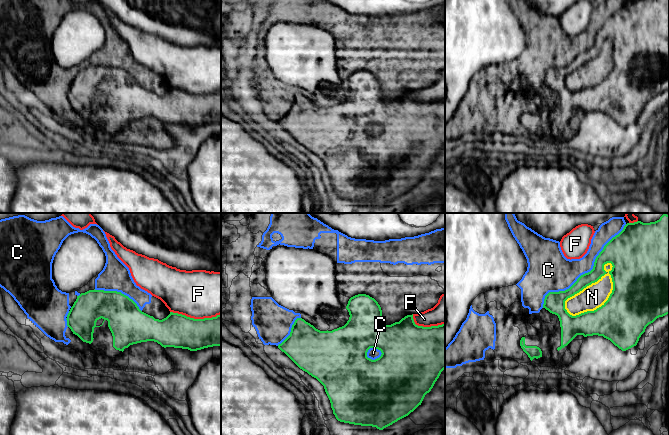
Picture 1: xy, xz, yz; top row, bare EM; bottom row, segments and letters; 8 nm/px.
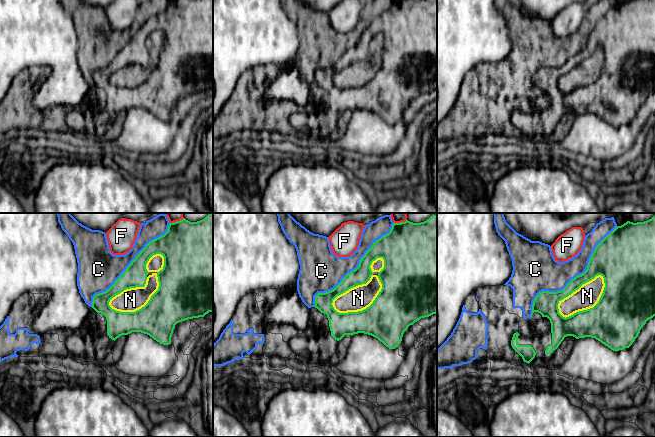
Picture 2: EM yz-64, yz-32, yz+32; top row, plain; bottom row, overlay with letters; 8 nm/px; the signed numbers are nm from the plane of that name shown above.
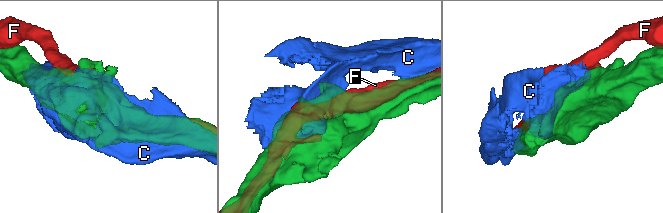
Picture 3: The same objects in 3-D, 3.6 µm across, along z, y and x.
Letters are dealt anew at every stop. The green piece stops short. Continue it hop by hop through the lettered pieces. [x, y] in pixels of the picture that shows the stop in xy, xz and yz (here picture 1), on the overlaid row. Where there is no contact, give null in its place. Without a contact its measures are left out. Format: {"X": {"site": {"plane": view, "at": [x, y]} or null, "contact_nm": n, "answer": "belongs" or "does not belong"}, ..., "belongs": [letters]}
{"C": {"site": {"plane": "yz", "at": [585, 273]}, "contact_nm": 950, "answer": "does not belong"}, "F": {"site": {"plane": "xy", "at": [195, 319]}, "contact_nm": 400, "answer": "does not belong"}, "N": {"site": {"plane": "yz", "at": [585, 287]}, "contact_nm": 550, "answer": "does not belong"}, "belongs": []}

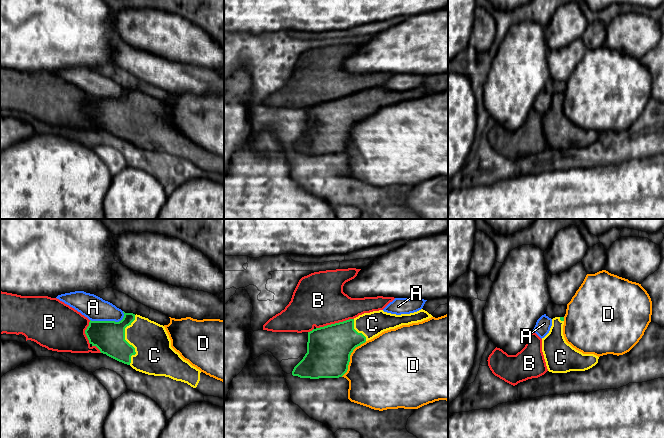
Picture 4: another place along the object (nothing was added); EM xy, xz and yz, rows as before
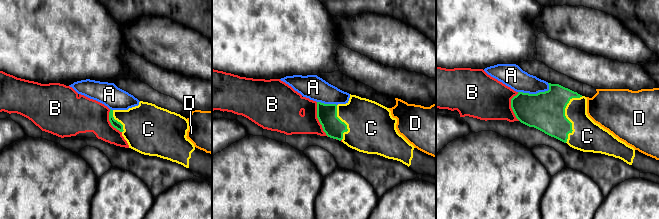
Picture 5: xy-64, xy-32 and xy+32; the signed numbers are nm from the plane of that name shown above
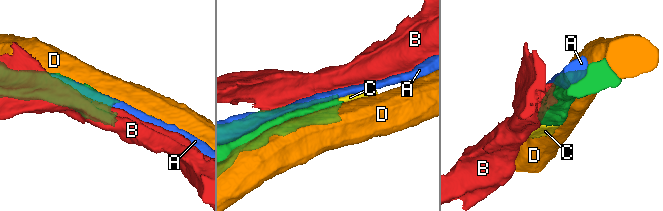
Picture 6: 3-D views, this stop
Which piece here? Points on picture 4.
{"A": {"site": {"plane": "xy", "at": [108, 321]}, "contact_nm": 280, "answer": "does not belong"}, "B": {"site": {"plane": "xz", "at": [335, 323]}, "contact_nm": 320, "answer": "does not belong"}, "C": {"site": {"plane": "xy", "at": [125, 340]}, "contact_nm": 400, "answer": "belongs"}, "D": {"site": {"plane": "xz", "at": [349, 357]}, "contact_nm": 360, "answer": "does not belong"}, "belongs": ["C"]}

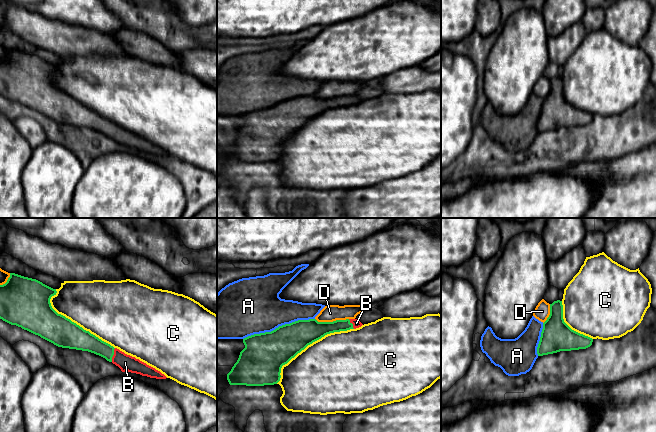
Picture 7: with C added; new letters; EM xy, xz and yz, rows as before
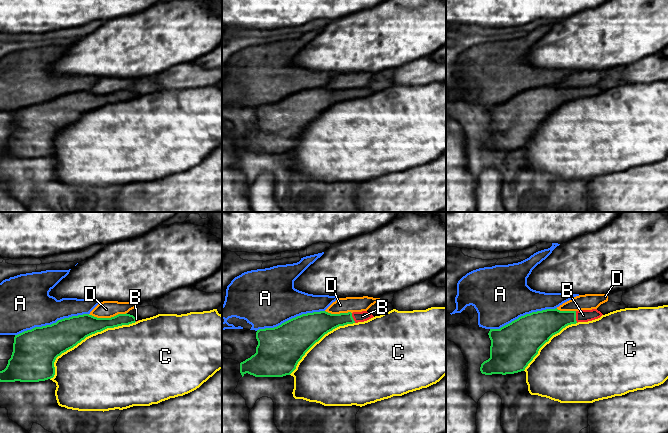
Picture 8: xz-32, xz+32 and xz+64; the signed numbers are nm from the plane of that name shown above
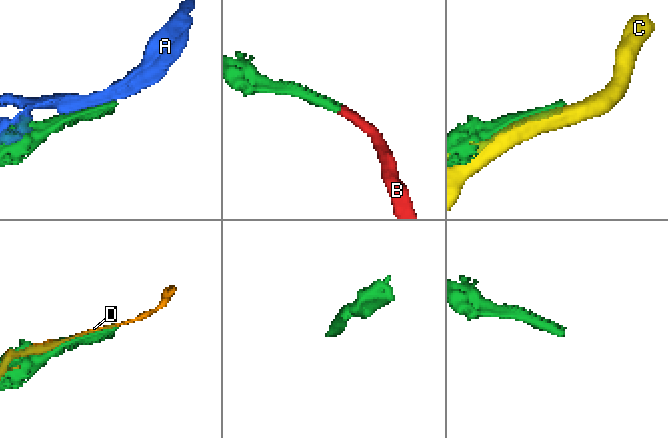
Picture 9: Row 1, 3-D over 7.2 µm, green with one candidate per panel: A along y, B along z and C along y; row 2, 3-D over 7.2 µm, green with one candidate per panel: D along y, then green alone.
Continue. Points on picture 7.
{"A": {"site": {"plane": "xz", "at": [279, 326]}, "contact_nm": 600, "answer": "does not belong"}, "B": {"site": {"plane": "xy", "at": [113, 354]}, "contact_nm": 120, "answer": "belongs"}, "C": {"site": {"plane": "xz", "at": [309, 344]}, "contact_nm": 750, "answer": "does not belong"}, "D": {"site": {"plane": "xz", "at": [333, 321]}, "contact_nm": 280, "answer": "does not belong"}, "belongs": ["B"]}

